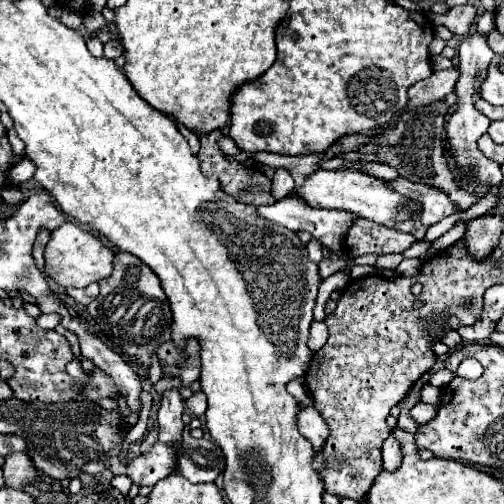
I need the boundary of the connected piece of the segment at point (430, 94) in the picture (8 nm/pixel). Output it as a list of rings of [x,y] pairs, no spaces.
[[[454,66],[448,70],[436,70],[428,80],[416,82],[408,90],[408,98],[410,98],[408,108],[424,106],[424,104],[430,104],[434,100],[446,98],[454,90],[458,78],[460,78],[460,70]]]

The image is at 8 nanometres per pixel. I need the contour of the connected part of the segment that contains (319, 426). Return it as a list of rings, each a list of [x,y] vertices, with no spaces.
[[[308,406],[308,408],[300,410],[300,414],[298,414],[298,428],[300,428],[300,434],[312,442],[312,446],[314,446],[314,450],[318,454],[322,450],[326,438],[328,438],[328,426],[318,416],[316,408]]]

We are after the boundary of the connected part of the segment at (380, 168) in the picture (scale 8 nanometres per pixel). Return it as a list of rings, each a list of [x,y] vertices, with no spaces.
[[[360,162],[360,170],[364,174],[372,174],[372,176],[384,178],[384,180],[392,180],[392,178],[398,176],[394,168],[386,166],[386,164],[380,164],[380,162]]]

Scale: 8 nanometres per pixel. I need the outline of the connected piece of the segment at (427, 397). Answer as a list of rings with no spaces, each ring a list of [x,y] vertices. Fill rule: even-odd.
[[[426,384],[424,388],[422,388],[422,402],[428,402],[428,404],[432,404],[432,406],[438,406],[440,404],[440,388],[434,388],[432,384]]]

